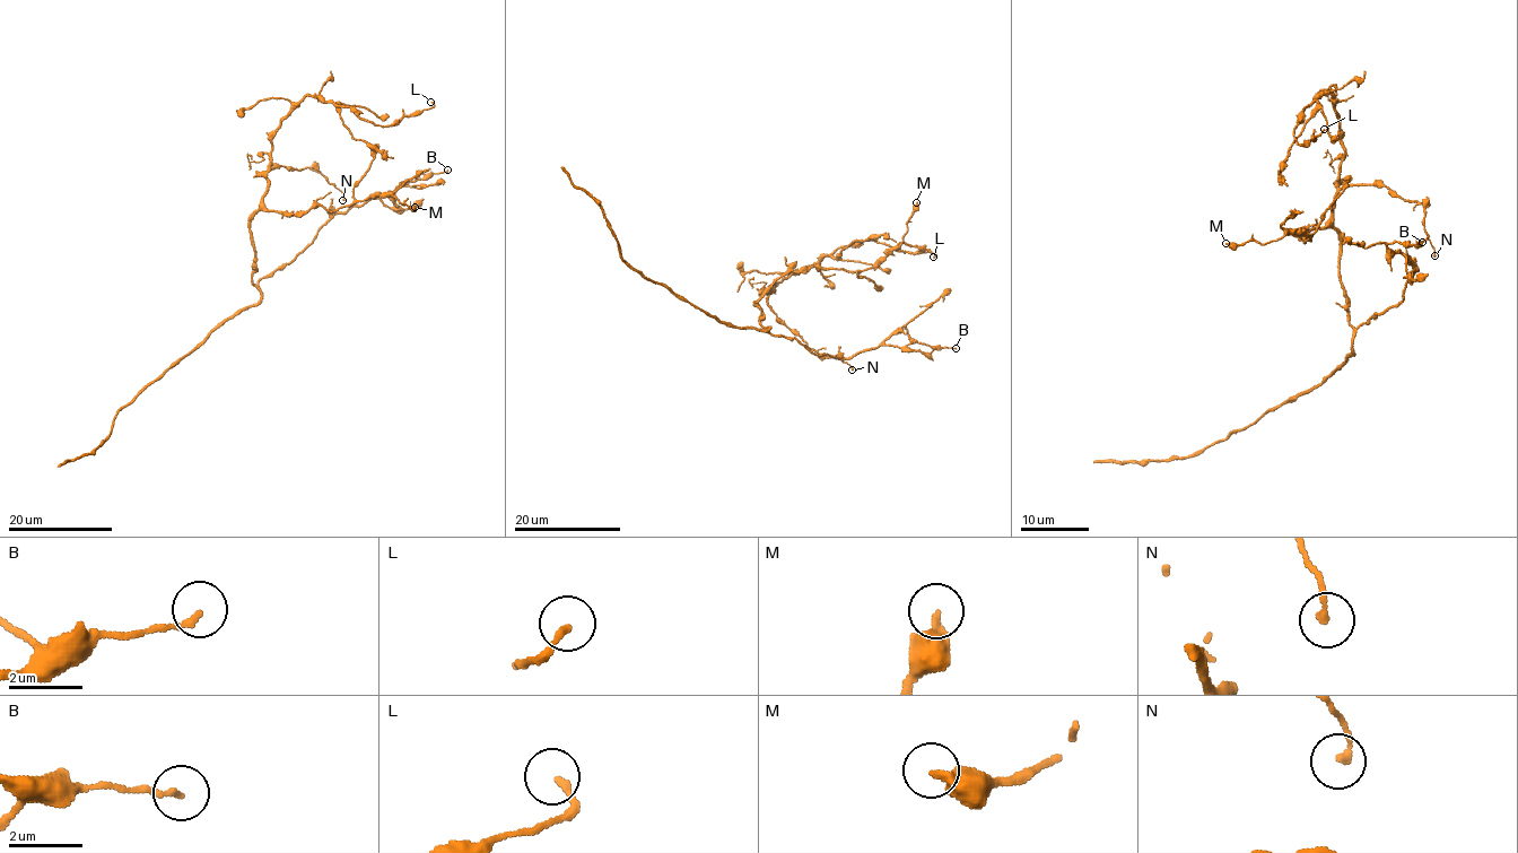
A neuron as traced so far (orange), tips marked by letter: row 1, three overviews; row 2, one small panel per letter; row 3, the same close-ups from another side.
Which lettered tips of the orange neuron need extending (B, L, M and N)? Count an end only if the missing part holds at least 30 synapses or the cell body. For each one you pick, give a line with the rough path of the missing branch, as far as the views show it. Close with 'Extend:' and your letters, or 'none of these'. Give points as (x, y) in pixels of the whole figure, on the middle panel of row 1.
Extend: none of these

